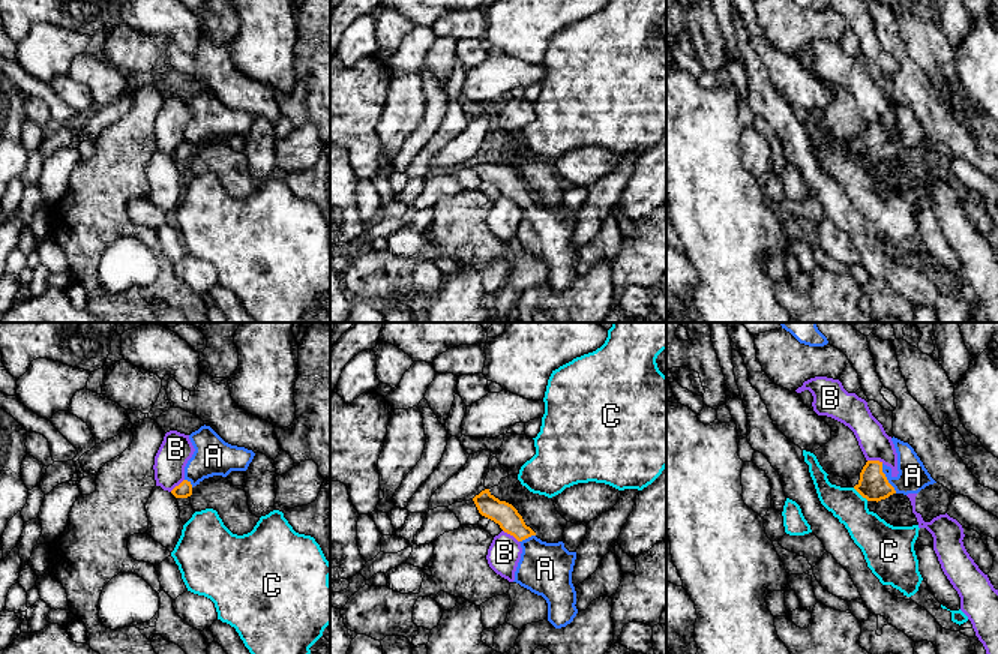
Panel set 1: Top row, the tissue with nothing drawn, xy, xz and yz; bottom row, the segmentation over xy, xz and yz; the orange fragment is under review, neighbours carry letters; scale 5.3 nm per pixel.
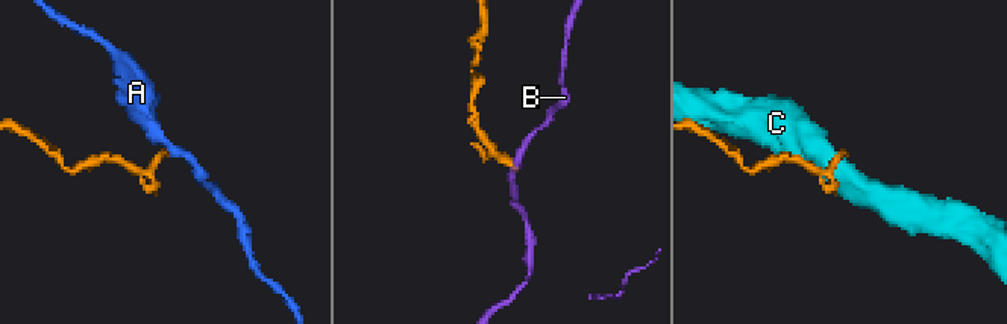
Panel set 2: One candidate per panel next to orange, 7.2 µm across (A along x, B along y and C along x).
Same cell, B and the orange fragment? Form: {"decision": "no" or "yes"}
{"decision": "no"}

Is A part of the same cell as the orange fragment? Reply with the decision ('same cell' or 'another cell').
same cell

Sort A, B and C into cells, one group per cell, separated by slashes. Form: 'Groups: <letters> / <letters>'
Groups: A / B / C

